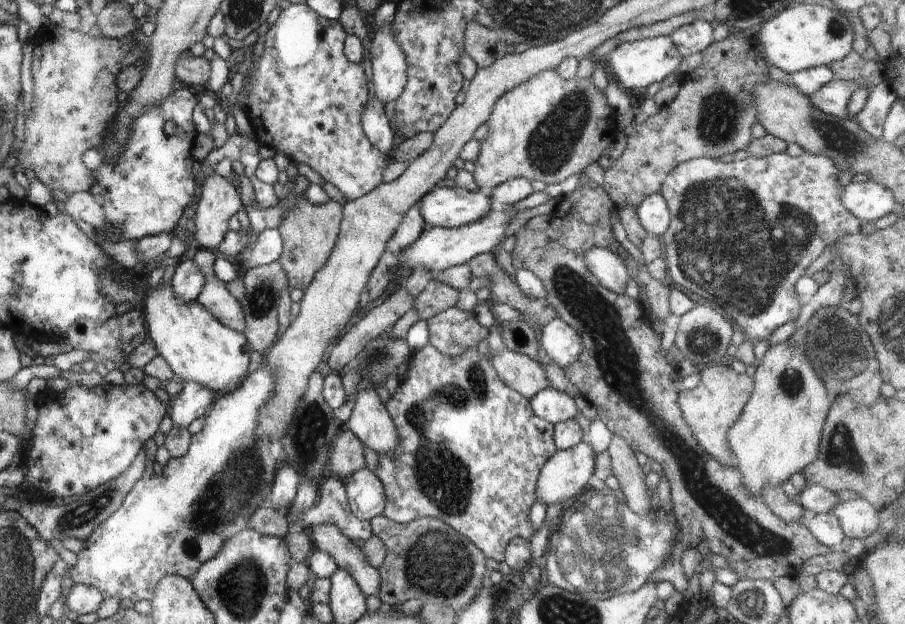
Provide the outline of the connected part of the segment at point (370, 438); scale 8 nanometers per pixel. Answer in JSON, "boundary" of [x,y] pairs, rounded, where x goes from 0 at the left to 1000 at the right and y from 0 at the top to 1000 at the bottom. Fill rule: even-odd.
{"boundary":[[[400,623],[389,654],[389,662],[386,673],[380,679],[386,686],[400,708],[414,721],[418,728],[429,728],[431,731],[441,710],[441,699],[435,683],[433,668],[429,660],[428,651],[422,646],[414,623]]]}

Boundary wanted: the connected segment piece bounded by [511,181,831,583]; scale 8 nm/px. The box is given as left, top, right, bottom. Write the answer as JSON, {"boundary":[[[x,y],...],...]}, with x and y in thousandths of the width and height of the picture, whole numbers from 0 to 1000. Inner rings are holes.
{"boundary":[[[652,292],[650,296],[642,298],[641,295],[634,303],[633,308],[630,308],[625,314],[620,314],[618,317],[617,327],[609,343],[607,362],[599,370],[588,370],[582,365],[577,365],[572,370],[570,378],[570,394],[566,401],[566,420],[568,429],[572,431],[583,431],[588,434],[594,447],[598,449],[598,454],[601,457],[604,473],[604,482],[612,492],[617,508],[621,510],[625,519],[629,519],[632,526],[635,526],[640,532],[641,542],[644,548],[644,559],[642,561],[642,569],[640,577],[635,582],[632,582],[628,588],[623,588],[623,596],[625,603],[630,607],[630,612],[642,627],[642,633],[651,644],[659,651],[662,671],[670,679],[672,689],[677,697],[687,700],[693,710],[694,715],[703,726],[710,724],[718,737],[725,737],[731,745],[733,760],[737,763],[740,771],[741,779],[741,801],[744,821],[747,825],[750,846],[754,853],[754,865],[758,877],[769,878],[776,891],[785,893],[787,888],[796,888],[796,891],[801,891],[804,894],[804,907],[802,910],[809,912],[817,926],[820,928],[846,928],[852,934],[857,933],[863,923],[873,923],[880,925],[885,920],[886,905],[894,899],[898,891],[902,889],[912,889],[915,888],[918,880],[914,875],[910,875],[907,869],[904,869],[899,857],[888,843],[885,837],[870,838],[866,837],[861,827],[857,827],[849,809],[843,803],[843,798],[840,793],[832,793],[821,774],[821,763],[819,756],[815,755],[815,750],[809,750],[808,747],[802,747],[796,744],[788,731],[785,731],[785,726],[781,721],[776,718],[776,713],[772,713],[770,702],[766,697],[766,689],[761,684],[761,679],[756,673],[754,667],[754,659],[751,649],[749,647],[750,639],[750,623],[755,604],[749,596],[748,585],[744,585],[736,575],[738,564],[730,559],[730,538],[723,530],[719,524],[719,516],[717,513],[717,502],[709,490],[709,486],[706,481],[701,481],[694,476],[692,471],[681,471],[676,468],[672,460],[665,458],[662,454],[662,449],[650,433],[650,428],[646,425],[645,405],[653,399],[654,396],[670,396],[675,402],[678,402],[681,407],[685,409],[690,420],[696,412],[696,407],[687,397],[686,391],[681,386],[678,373],[676,373],[676,330],[678,333],[678,343],[682,346],[683,332],[677,324],[677,321],[672,314],[672,309],[667,304],[667,300],[661,296],[657,292]]]}

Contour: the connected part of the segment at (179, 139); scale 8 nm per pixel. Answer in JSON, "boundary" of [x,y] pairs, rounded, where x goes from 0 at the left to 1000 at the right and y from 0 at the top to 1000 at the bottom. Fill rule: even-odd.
{"boundary":[[[197,133],[192,144],[176,165],[165,170],[152,189],[145,196],[145,212],[139,234],[126,263],[115,261],[104,277],[105,304],[110,329],[118,349],[118,369],[112,375],[117,385],[124,377],[124,385],[151,385],[177,373],[190,373],[194,357],[201,346],[203,335],[217,314],[215,274],[218,260],[212,250],[213,234],[217,231],[218,210],[212,194],[212,178],[220,167],[218,147],[206,136]],[[183,196],[193,196],[197,215],[186,218],[181,212]]]}

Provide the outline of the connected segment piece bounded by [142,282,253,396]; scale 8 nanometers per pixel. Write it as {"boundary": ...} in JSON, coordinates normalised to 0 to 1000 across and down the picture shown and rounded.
{"boundary":[[[188,452],[167,463],[157,494],[164,543],[171,553],[173,567],[190,591],[194,609],[234,620],[242,635],[264,619],[274,593],[276,566],[280,563],[267,534],[248,522],[218,481],[199,481]]]}

